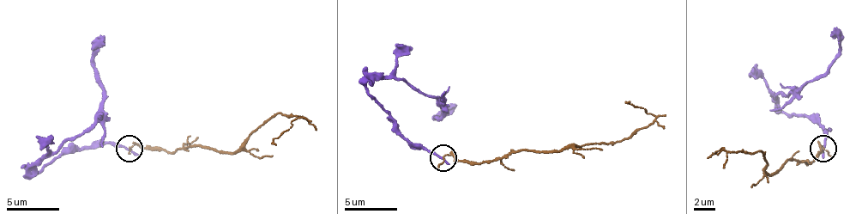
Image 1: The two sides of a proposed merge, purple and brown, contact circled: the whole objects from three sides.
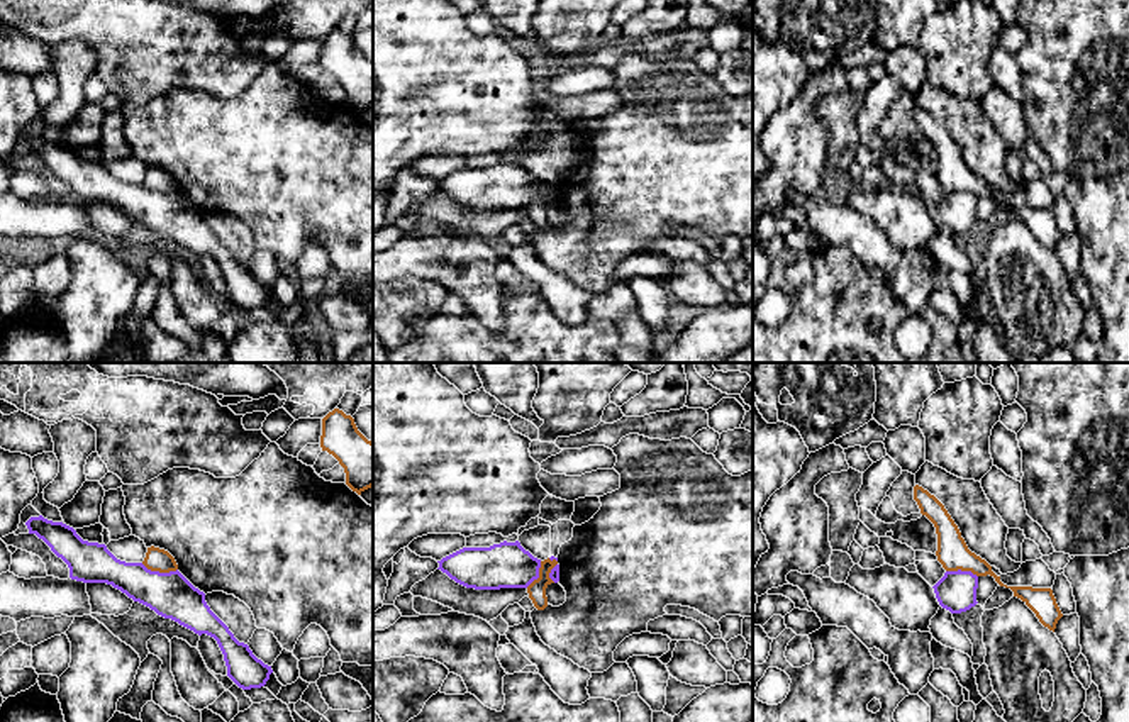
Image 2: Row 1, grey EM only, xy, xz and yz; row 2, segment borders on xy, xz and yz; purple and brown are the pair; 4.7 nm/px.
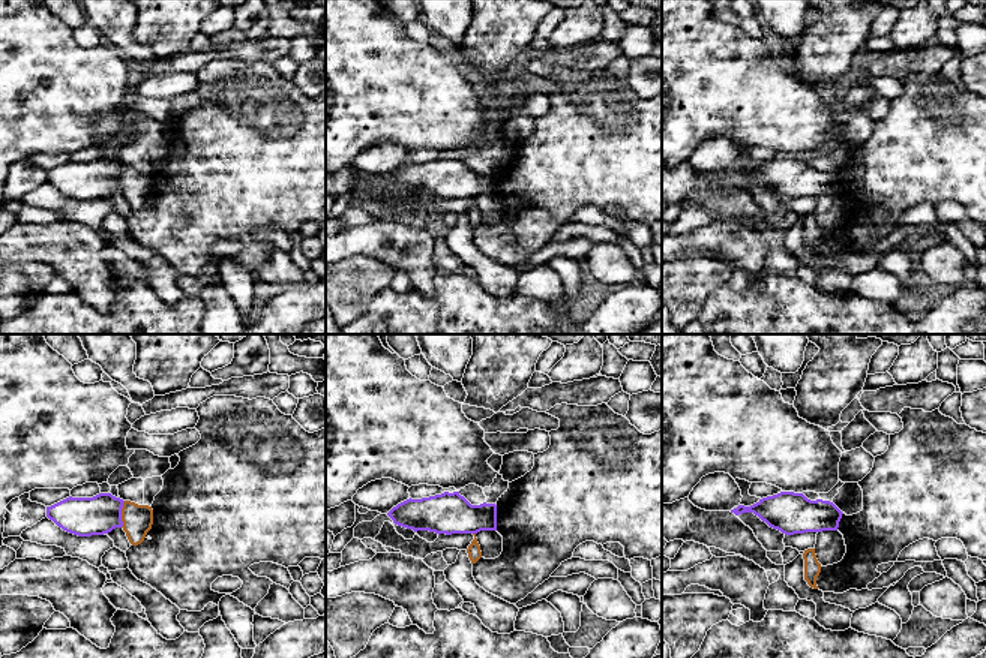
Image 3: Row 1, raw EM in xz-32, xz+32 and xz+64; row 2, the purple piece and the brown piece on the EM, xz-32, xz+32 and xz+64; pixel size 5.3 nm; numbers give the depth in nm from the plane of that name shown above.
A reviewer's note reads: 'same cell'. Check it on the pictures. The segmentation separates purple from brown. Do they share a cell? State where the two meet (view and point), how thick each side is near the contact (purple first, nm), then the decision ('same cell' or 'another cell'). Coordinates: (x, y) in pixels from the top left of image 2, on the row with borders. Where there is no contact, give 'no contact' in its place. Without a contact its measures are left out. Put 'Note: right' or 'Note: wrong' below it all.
contact xy (158, 572); calibres 220 and 110 nm; another cell
Note: wrong

